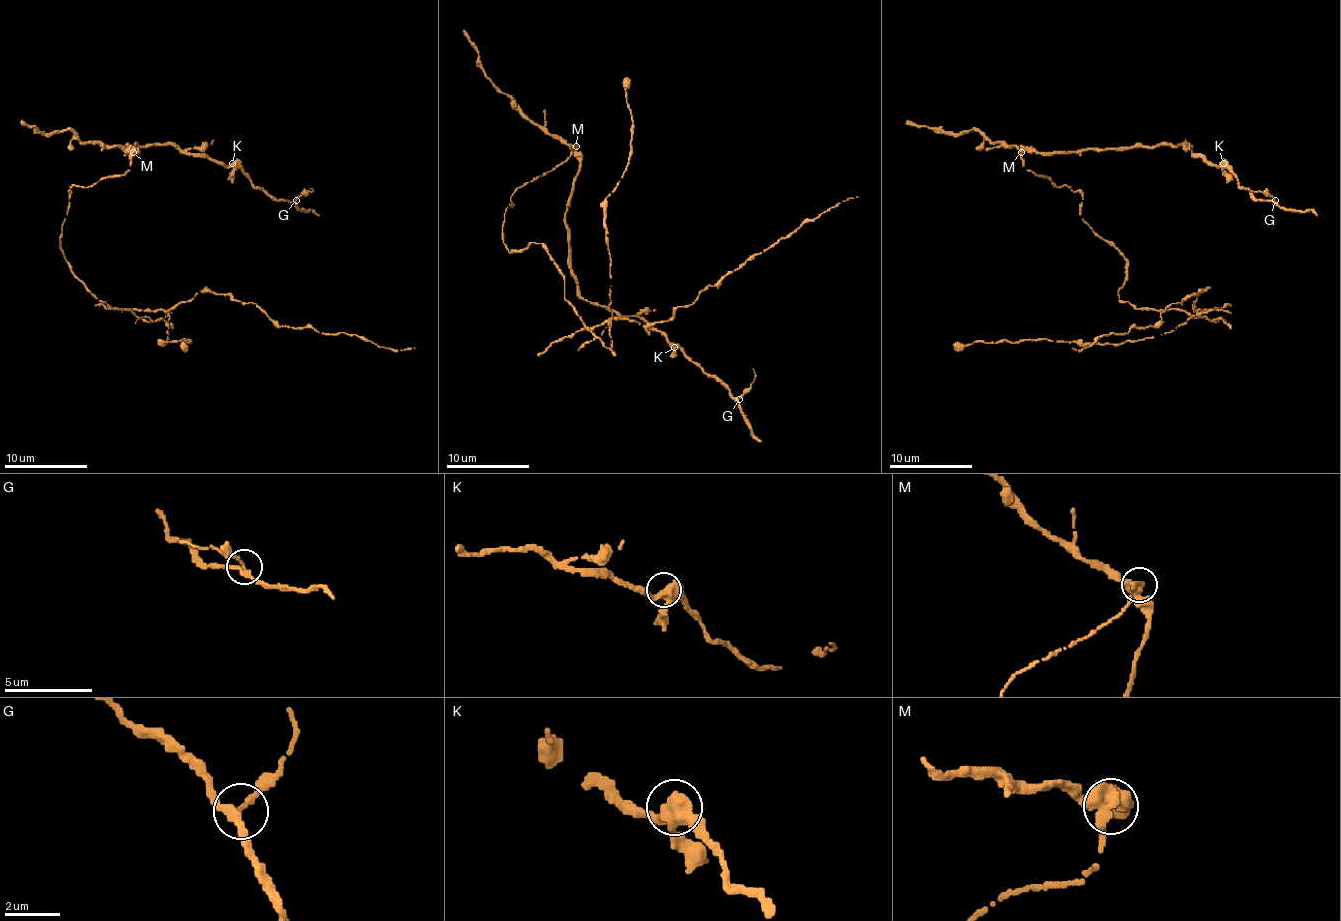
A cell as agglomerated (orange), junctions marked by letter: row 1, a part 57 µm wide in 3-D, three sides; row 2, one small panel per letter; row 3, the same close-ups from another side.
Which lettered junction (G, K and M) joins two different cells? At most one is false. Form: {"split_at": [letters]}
{"split_at": ["M"]}

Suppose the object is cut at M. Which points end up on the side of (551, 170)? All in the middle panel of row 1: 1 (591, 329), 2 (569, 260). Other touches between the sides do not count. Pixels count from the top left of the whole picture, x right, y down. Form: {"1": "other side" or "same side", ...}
{"1": "same side", "2": "other side"}

